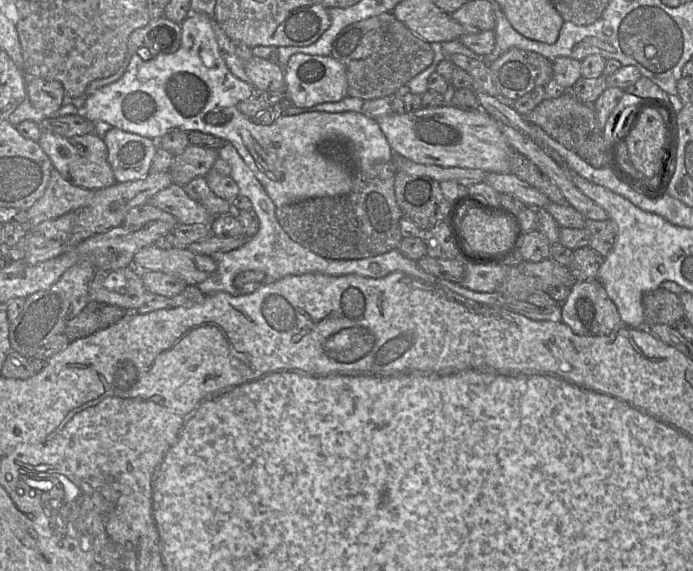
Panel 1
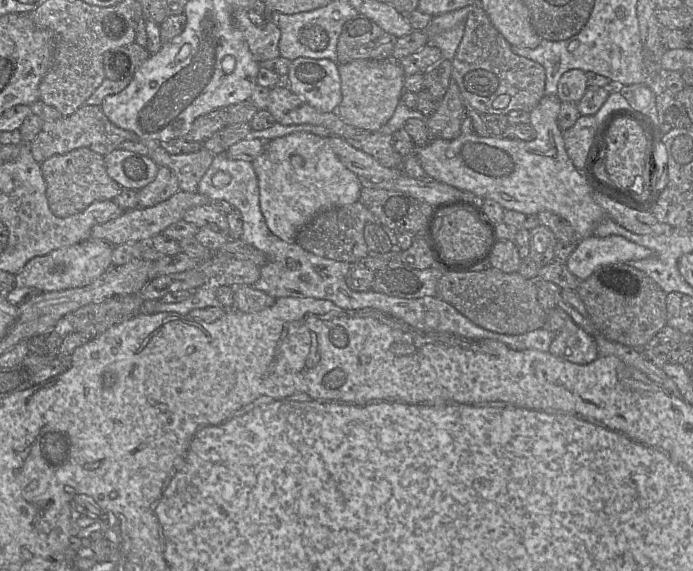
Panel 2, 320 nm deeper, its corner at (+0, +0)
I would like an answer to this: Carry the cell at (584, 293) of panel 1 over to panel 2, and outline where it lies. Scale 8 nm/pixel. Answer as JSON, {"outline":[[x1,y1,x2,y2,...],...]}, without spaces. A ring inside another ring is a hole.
{"outline":[[575,323,557,332,549,352,575,364,589,364,599,357,594,338]]}

